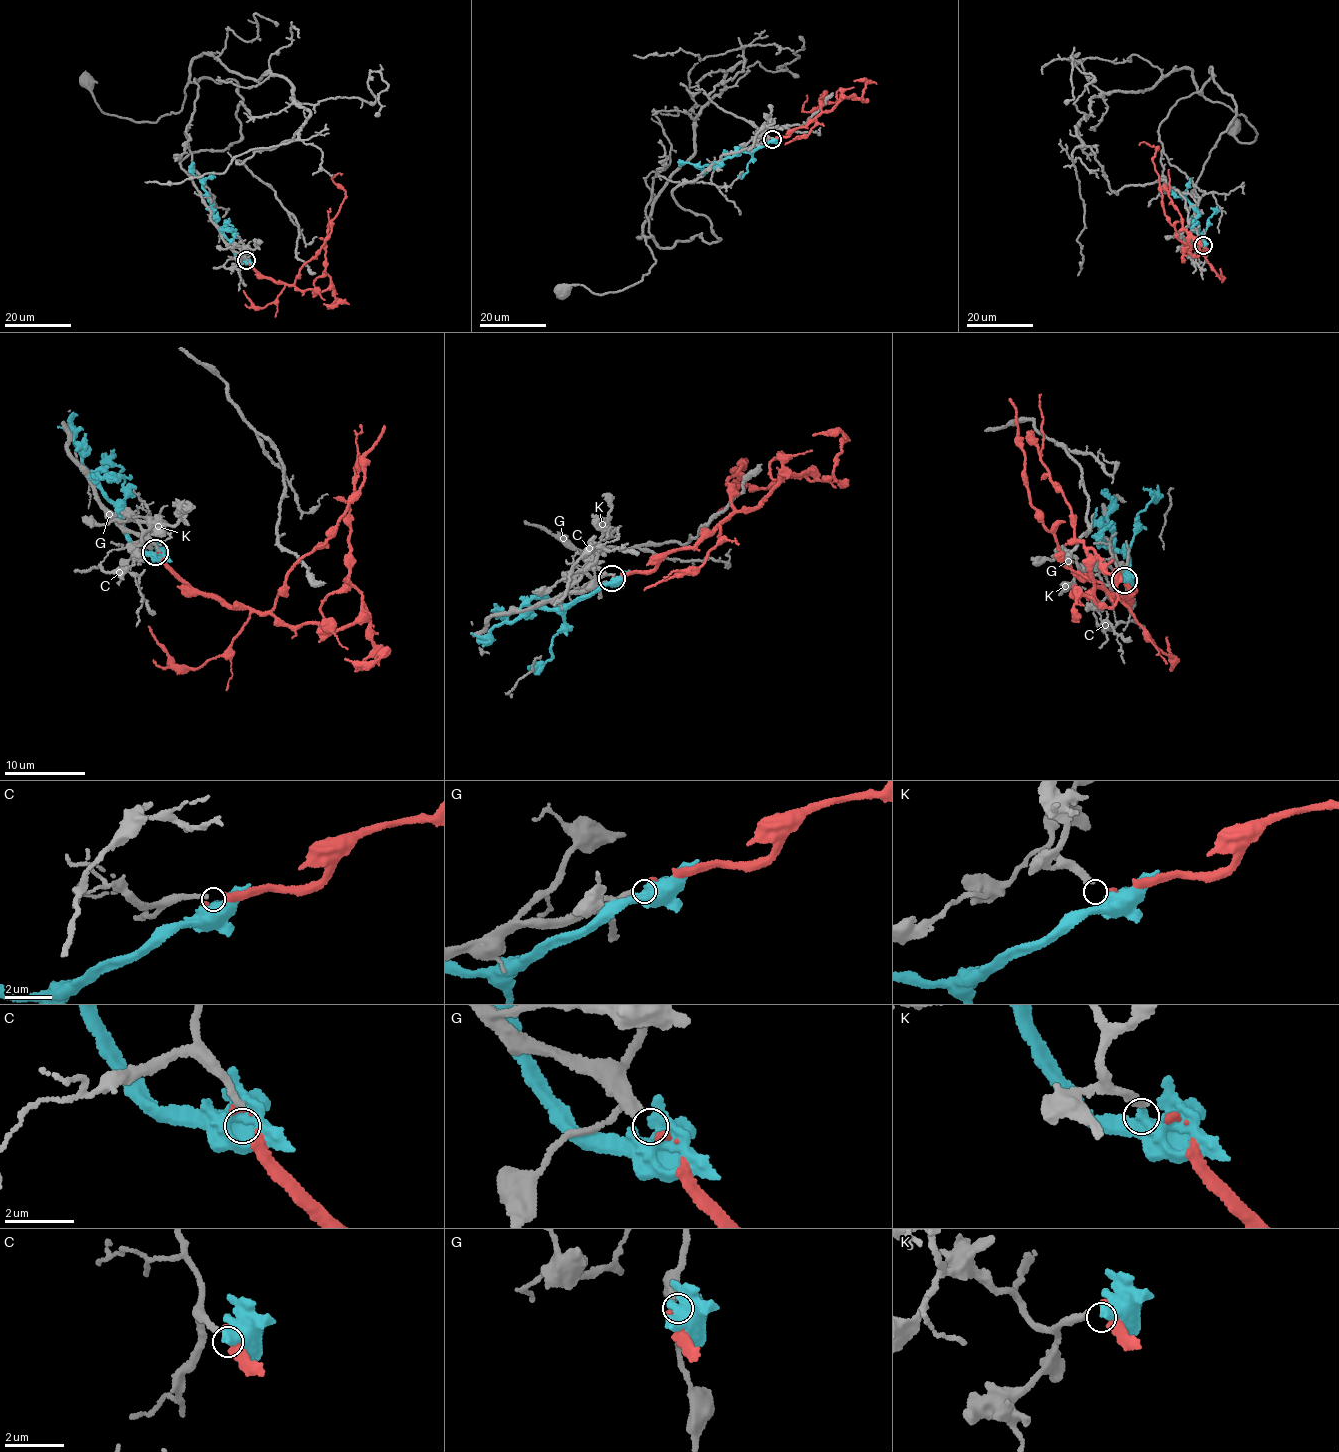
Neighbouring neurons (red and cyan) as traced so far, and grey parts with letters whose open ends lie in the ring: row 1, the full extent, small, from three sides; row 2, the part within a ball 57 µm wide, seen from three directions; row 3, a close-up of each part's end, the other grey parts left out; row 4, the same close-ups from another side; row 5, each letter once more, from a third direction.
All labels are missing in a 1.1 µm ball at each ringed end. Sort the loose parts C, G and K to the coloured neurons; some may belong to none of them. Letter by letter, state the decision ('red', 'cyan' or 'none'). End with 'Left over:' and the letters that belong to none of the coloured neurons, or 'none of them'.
C: none
G: red
K: cyan
Left over: C

